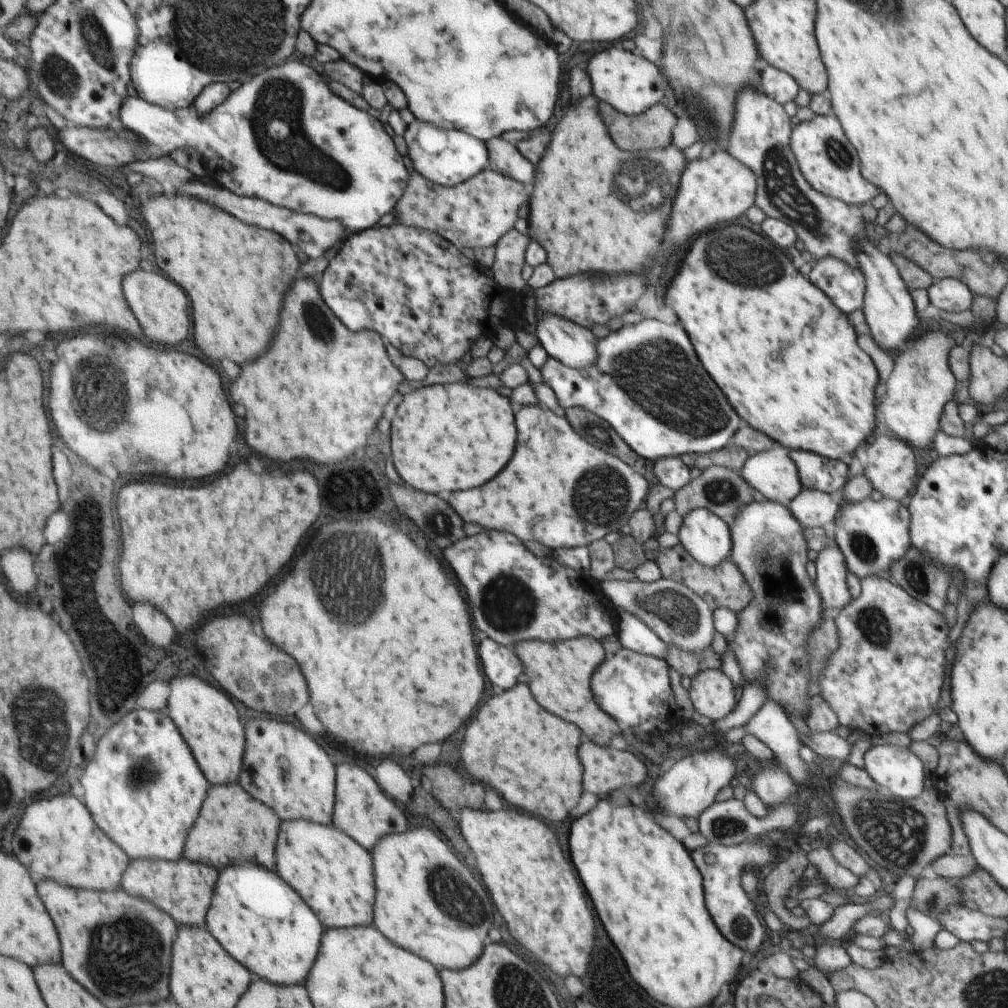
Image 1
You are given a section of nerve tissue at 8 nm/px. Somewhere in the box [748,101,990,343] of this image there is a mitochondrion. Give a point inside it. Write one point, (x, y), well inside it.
(786, 198)

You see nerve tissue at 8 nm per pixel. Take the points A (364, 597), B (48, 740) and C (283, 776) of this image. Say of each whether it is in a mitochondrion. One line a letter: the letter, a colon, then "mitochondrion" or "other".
A: mitochondrion
B: mitochondrion
C: mitochondrion

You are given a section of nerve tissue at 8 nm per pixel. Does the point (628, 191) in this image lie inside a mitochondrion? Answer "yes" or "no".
yes

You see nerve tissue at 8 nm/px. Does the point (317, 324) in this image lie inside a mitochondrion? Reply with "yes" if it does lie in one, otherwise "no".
yes

